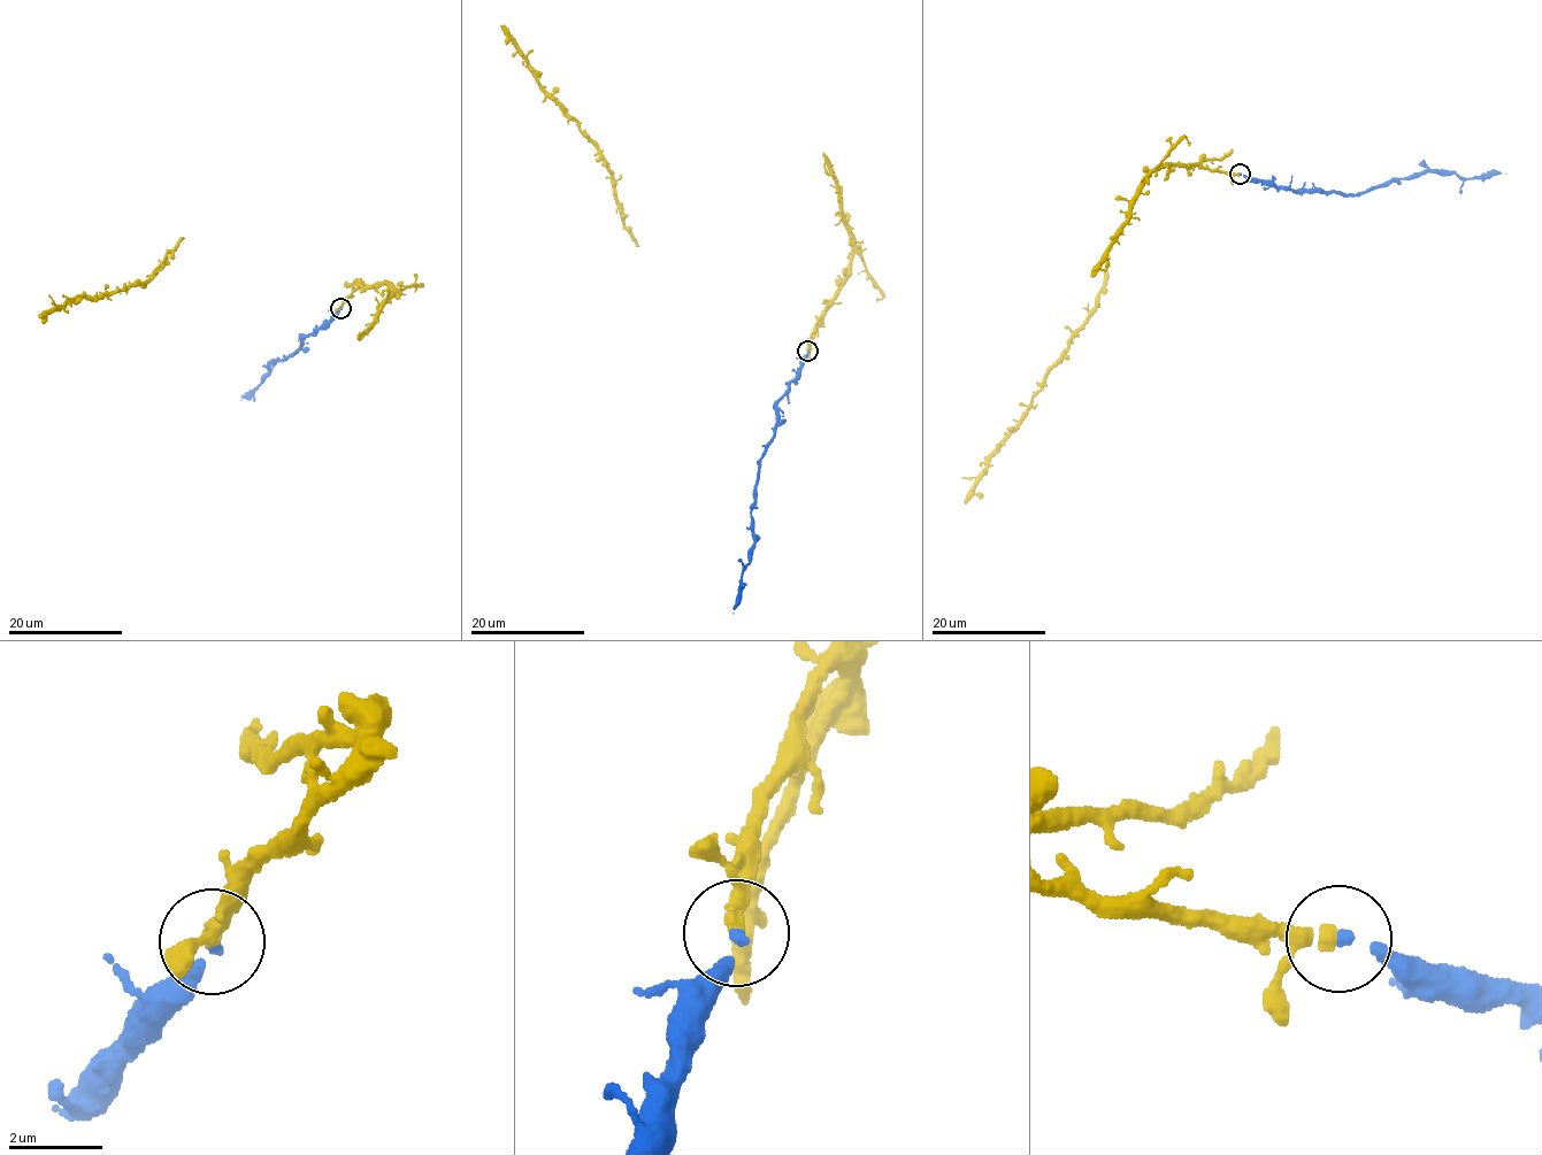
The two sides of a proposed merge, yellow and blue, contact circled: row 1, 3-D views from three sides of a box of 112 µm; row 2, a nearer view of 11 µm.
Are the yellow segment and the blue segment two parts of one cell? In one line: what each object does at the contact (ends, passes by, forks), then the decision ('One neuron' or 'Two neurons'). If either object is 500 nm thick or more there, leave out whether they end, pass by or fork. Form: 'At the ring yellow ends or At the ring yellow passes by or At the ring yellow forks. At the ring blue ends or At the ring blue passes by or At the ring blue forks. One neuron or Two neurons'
At the ring yellow passes by. At the ring blue ends. One neuron

